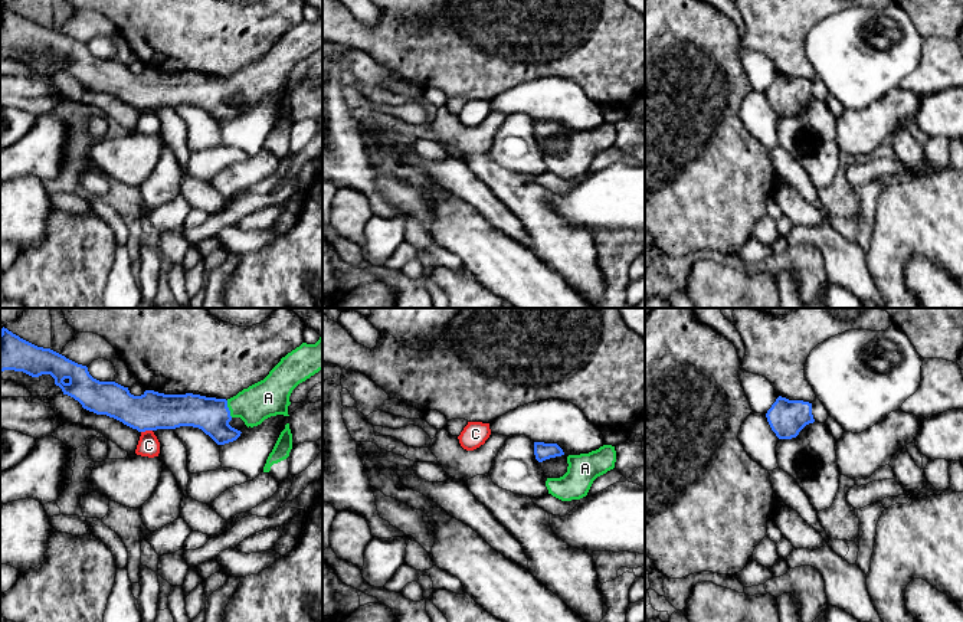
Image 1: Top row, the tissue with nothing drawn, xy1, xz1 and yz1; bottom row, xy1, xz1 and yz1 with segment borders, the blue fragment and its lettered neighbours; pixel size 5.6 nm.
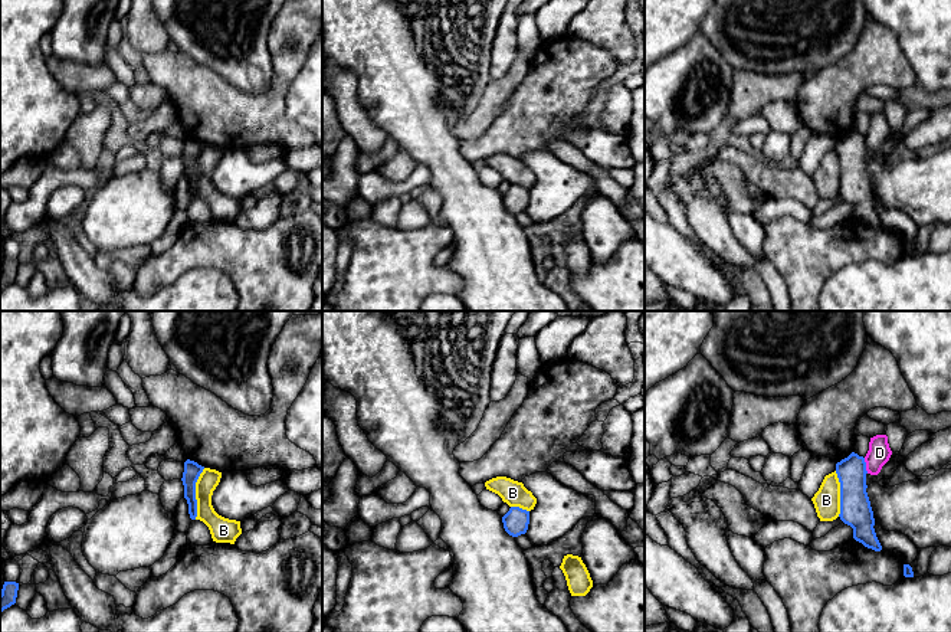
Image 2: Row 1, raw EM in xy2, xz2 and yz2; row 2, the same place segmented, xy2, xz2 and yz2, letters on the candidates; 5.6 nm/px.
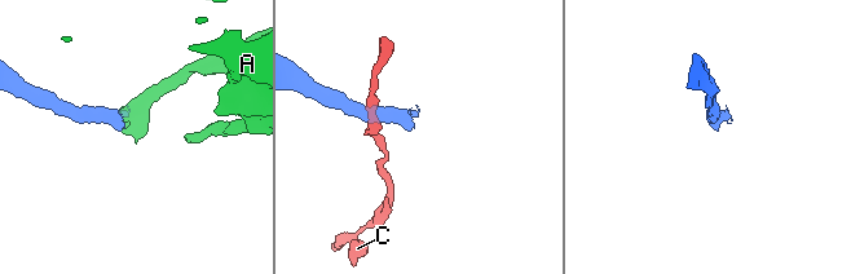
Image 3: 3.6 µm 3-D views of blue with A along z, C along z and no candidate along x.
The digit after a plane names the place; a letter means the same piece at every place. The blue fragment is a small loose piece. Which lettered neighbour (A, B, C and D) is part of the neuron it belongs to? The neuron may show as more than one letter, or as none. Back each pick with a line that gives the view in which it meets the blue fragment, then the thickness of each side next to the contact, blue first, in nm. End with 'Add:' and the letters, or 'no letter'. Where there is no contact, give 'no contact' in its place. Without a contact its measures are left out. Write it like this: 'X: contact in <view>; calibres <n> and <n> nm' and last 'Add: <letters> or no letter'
A: contact in xy1; calibres 200 and 220 nm
Add: A

